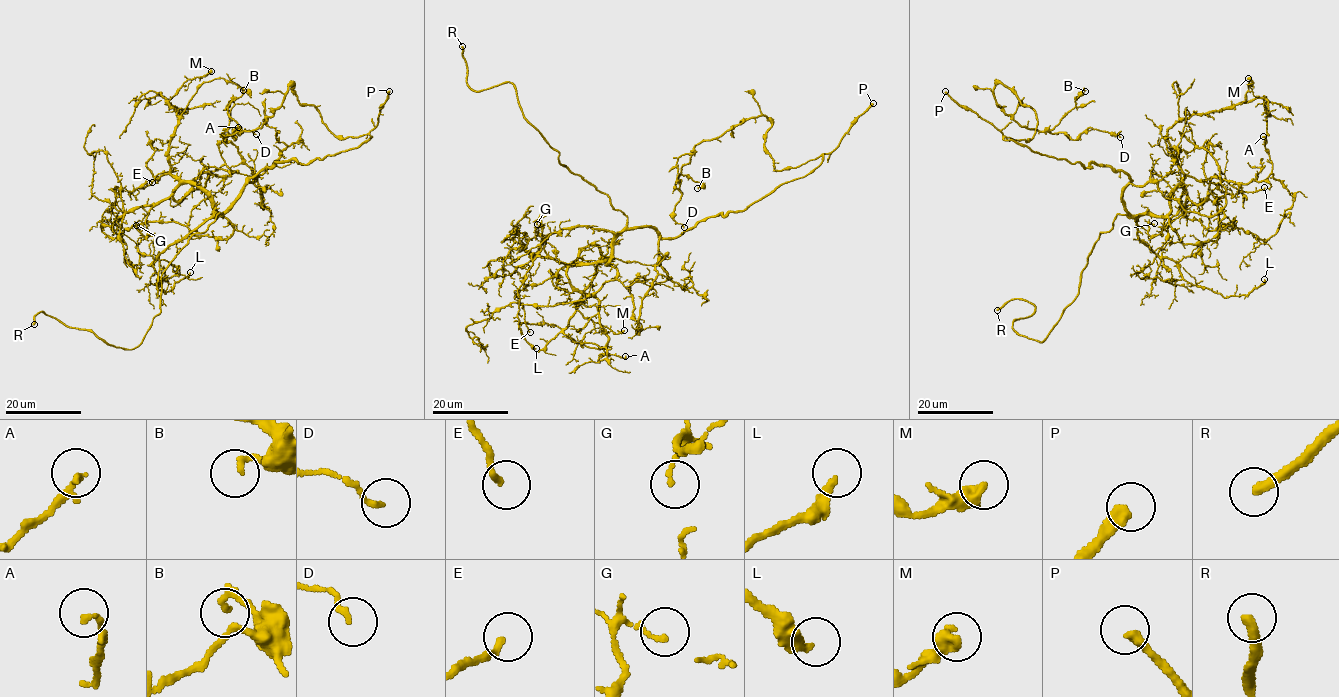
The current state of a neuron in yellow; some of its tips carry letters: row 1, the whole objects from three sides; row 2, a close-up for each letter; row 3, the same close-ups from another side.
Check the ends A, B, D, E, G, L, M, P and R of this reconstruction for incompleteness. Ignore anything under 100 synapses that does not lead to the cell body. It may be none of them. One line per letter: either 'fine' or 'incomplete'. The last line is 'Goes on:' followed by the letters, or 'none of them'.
A: fine
B: fine
D: fine
E: fine
G: fine
L: fine
M: fine
P: incomplete
R: incomplete
Goes on: P, R

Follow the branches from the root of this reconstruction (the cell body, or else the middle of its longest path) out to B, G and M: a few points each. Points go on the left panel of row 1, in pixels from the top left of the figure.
B: (299, 162), (371, 136), (337, 137), (294, 84), (261, 127), (239, 133), (227, 109), (243, 90)
G: (299, 162), (280, 160), (265, 167), (219, 213), (200, 189), (182, 183), (151, 207), (146, 236), (136, 225)
M: (299, 162), (265, 167), (219, 213), (200, 189), (171, 173), (168, 152), (179, 119), (167, 99), (211, 71)

